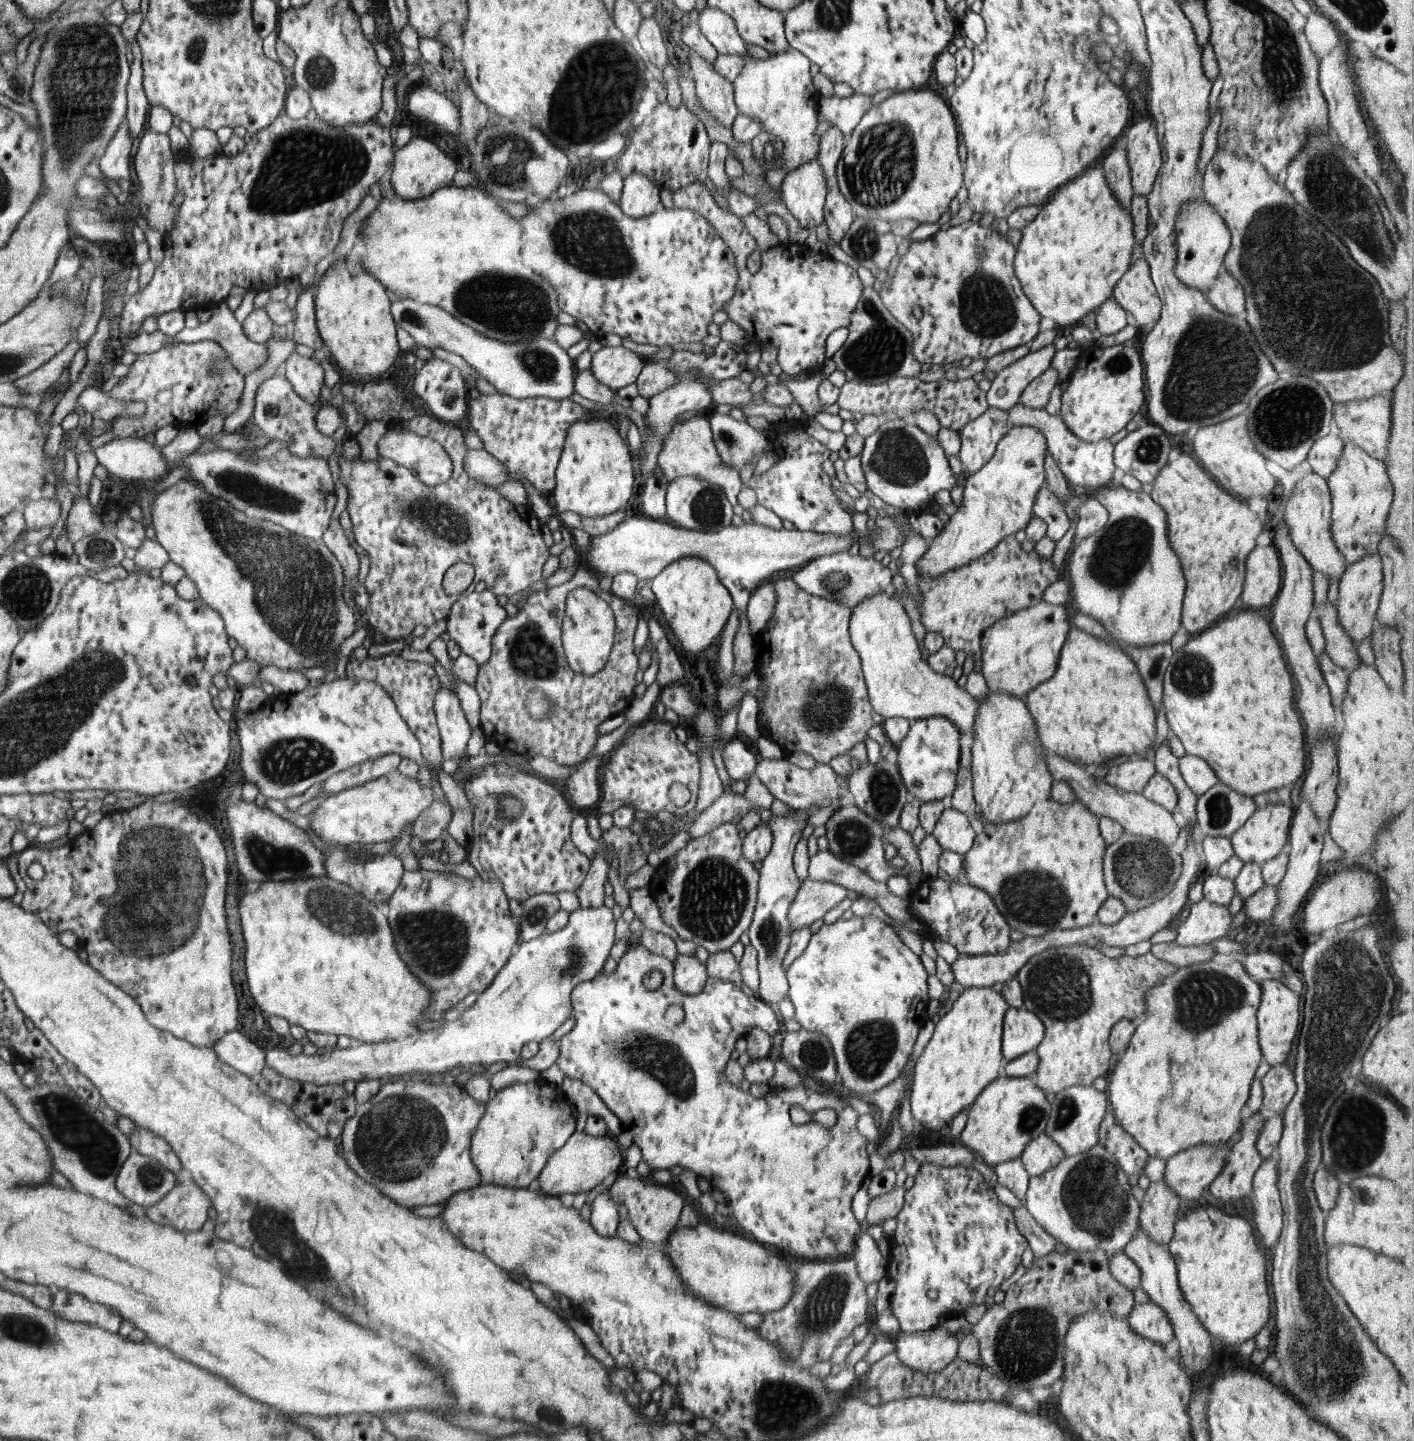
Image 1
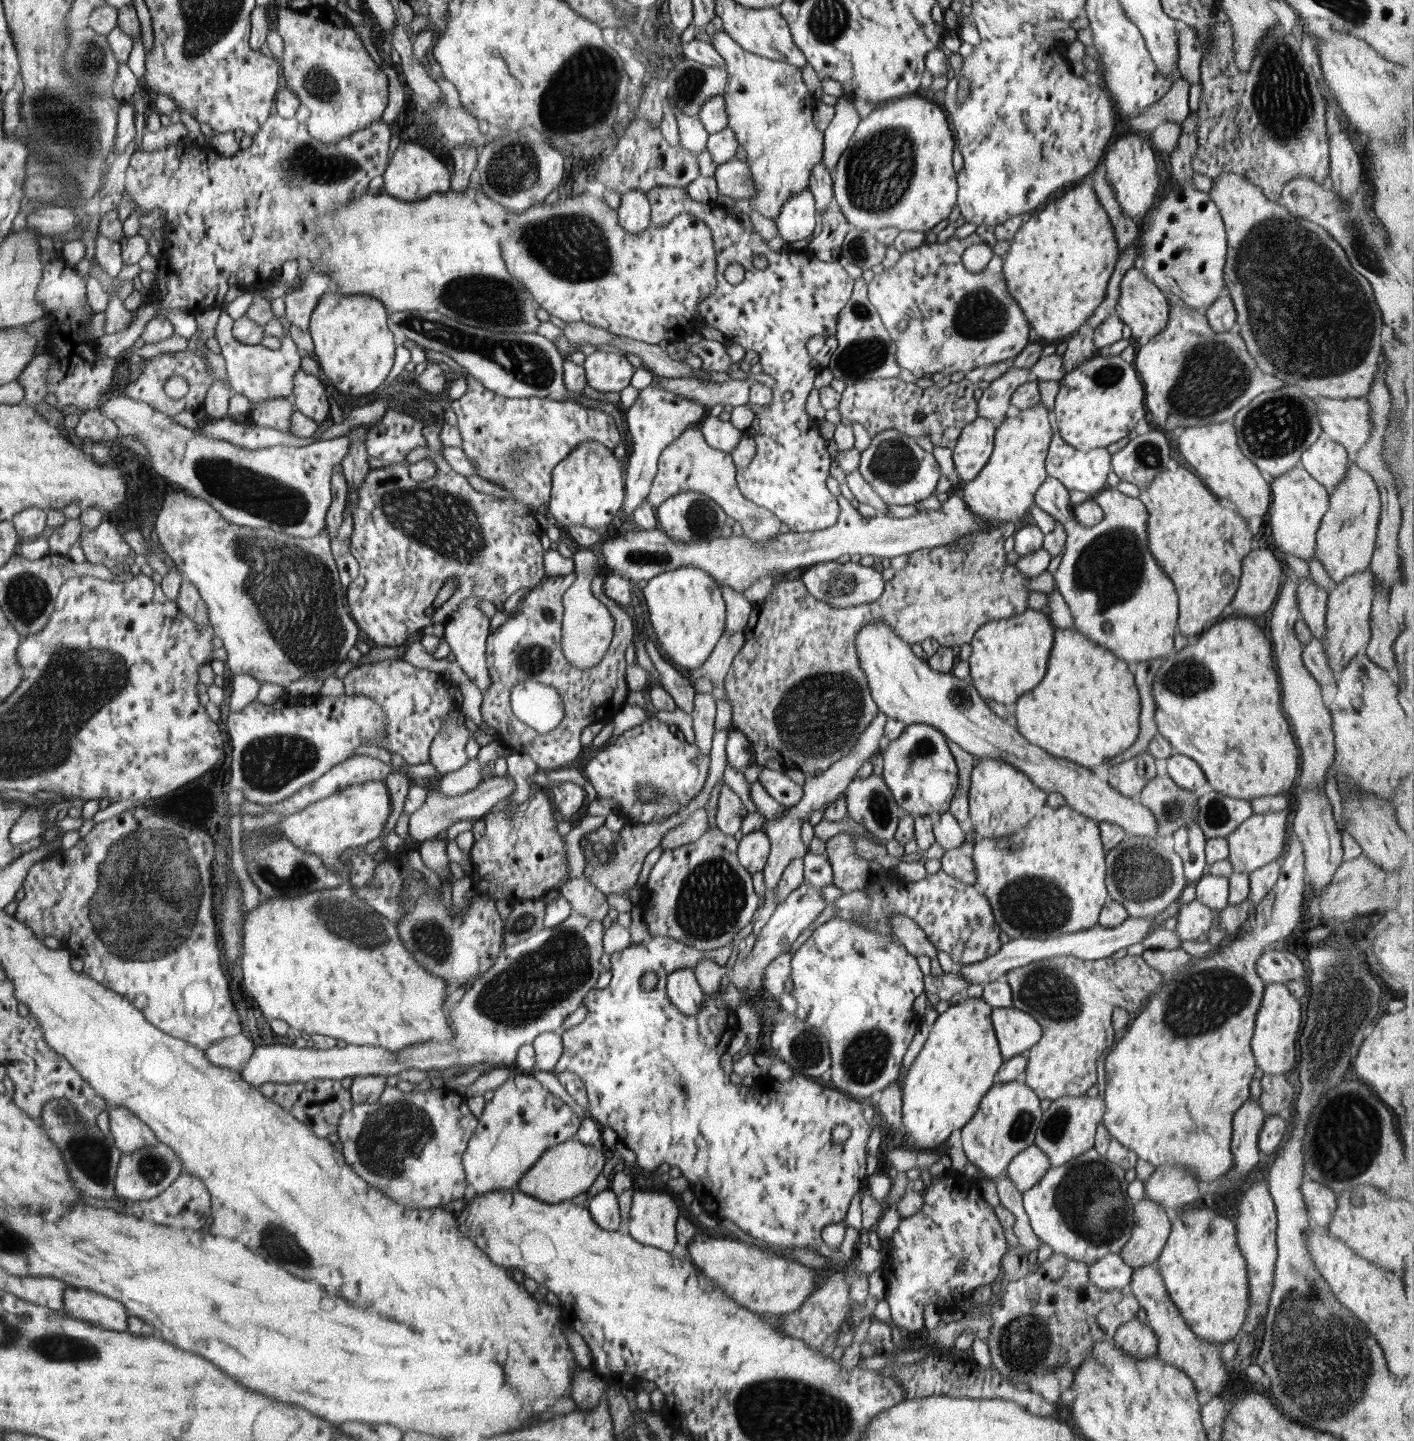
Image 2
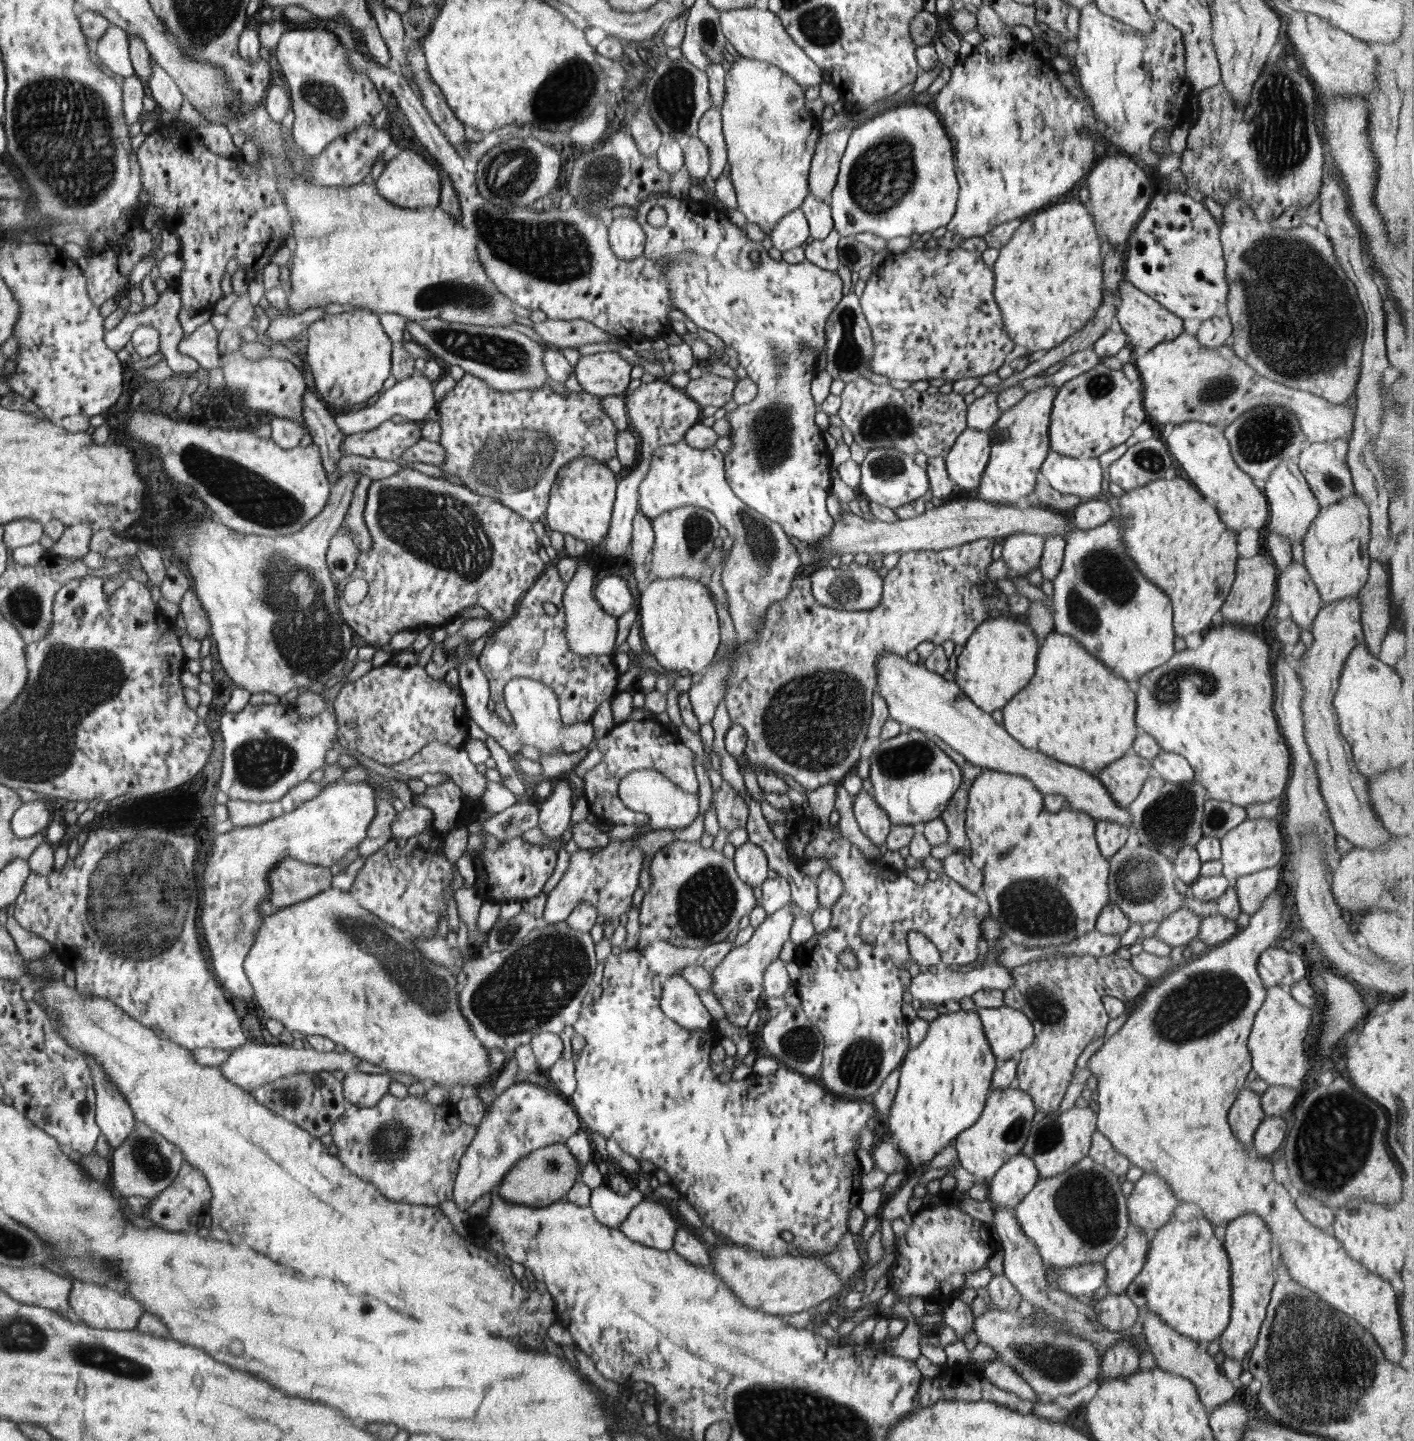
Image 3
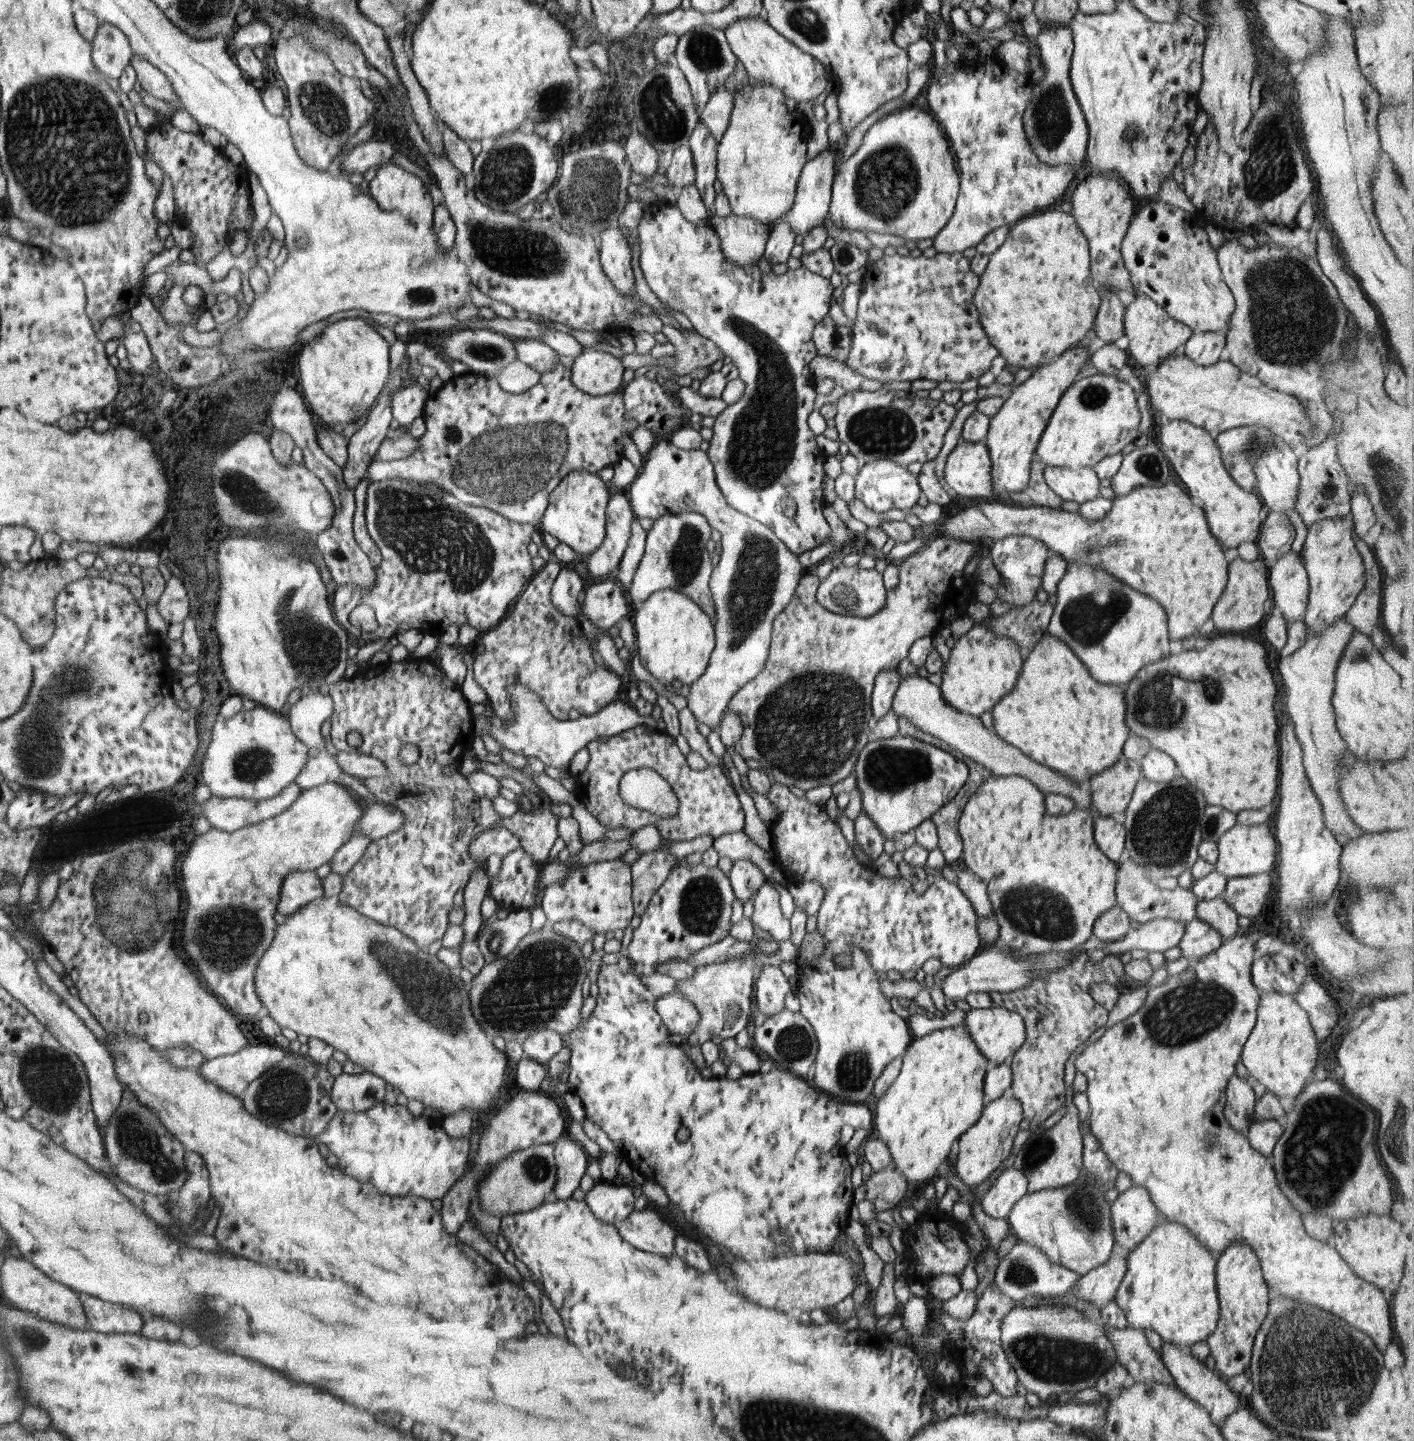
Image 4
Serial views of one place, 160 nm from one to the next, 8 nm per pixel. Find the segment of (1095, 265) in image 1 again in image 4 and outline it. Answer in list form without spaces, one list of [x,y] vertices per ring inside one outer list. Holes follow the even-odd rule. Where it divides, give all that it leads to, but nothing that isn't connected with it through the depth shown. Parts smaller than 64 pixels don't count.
[[[1057,206],[1024,217],[1012,225],[1004,244],[989,255],[973,301],[980,311],[990,344],[998,348],[1000,359],[1011,366],[1027,369],[1046,365],[1054,356],[1060,357],[1082,341],[1095,326],[1101,298],[1091,277],[1088,239],[1076,219]]]

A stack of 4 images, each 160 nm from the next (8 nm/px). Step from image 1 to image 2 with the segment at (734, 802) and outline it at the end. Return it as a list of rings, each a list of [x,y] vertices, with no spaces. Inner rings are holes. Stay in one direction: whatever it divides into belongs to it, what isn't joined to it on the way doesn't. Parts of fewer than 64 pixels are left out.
[[[702,807],[691,814],[680,826],[671,829],[670,833],[662,839],[660,847],[665,851],[692,843],[700,839],[708,830],[708,810]]]

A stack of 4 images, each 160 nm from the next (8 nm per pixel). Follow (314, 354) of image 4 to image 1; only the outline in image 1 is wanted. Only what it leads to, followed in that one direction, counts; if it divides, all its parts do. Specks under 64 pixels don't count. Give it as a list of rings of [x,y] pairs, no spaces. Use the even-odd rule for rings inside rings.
[[[341,258],[334,261],[319,278],[315,294],[315,317],[320,340],[324,346],[328,346],[331,361],[341,375],[342,381],[359,383],[365,380],[376,380],[384,376],[386,370],[390,370],[390,366],[400,354],[400,348],[396,342],[394,316],[390,314],[390,300],[384,290],[384,284],[372,276],[360,262],[350,262],[347,258]]]

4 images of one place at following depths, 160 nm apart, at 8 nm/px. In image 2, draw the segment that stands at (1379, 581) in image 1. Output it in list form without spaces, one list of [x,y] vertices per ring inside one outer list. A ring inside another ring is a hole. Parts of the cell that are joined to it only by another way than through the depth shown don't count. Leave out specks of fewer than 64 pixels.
[[[1370,568],[1342,579],[1327,598],[1327,615],[1325,620],[1325,653],[1329,658],[1329,667],[1334,671],[1335,679],[1346,665],[1366,648],[1371,639],[1370,620],[1373,596],[1375,595],[1375,576]]]

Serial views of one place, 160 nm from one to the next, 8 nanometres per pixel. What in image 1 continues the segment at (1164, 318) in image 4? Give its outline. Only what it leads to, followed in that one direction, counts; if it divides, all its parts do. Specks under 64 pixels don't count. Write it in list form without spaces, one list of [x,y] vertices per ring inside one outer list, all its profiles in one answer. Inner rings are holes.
[[[1136,259],[1114,287],[1112,298],[1136,319],[1142,333],[1151,330],[1161,315],[1161,300],[1147,260]]]

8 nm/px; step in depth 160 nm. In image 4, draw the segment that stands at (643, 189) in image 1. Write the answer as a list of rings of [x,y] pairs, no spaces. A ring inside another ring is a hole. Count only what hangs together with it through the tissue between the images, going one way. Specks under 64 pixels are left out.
[[[608,227],[599,235],[600,262],[604,272],[621,295],[634,293],[634,273],[632,273],[632,248],[622,230]]]

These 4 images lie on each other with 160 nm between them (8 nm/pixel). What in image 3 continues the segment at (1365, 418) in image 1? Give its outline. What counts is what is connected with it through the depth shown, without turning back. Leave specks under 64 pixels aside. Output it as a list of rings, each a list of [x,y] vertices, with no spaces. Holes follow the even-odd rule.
[[[1184,331],[1176,340],[1158,344],[1152,350],[1139,351],[1136,360],[1136,369],[1140,373],[1142,380],[1143,408],[1145,413],[1156,419],[1160,424],[1172,423],[1180,425],[1191,421],[1196,421],[1216,428],[1225,429],[1238,416],[1242,416],[1248,410],[1254,410],[1258,406],[1278,406],[1284,407],[1288,412],[1293,412],[1294,416],[1301,422],[1301,429],[1310,443],[1336,440],[1348,440],[1352,437],[1354,430],[1354,410],[1344,404],[1330,404],[1328,400],[1317,394],[1293,389],[1284,384],[1276,384],[1264,376],[1258,375],[1244,360],[1240,360],[1230,346],[1222,345],[1216,350],[1202,348],[1196,340],[1195,334]]]

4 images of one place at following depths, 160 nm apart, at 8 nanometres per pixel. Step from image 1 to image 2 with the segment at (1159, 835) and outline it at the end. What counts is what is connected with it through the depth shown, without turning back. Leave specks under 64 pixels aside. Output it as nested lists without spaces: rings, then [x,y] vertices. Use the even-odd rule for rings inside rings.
[[[872,622],[866,624],[855,638],[856,650],[860,659],[861,671],[867,676],[871,697],[874,699],[879,712],[886,716],[903,722],[906,726],[911,724],[929,724],[937,728],[948,741],[958,744],[974,758],[982,757],[1000,759],[1010,763],[1030,777],[1030,780],[1045,793],[1057,792],[1064,795],[1069,807],[1076,812],[1094,819],[1096,822],[1108,822],[1119,826],[1126,832],[1138,836],[1157,836],[1158,822],[1153,812],[1140,801],[1120,794],[1110,786],[1106,780],[1101,780],[1092,769],[1073,763],[1068,759],[1061,759],[1046,752],[1038,745],[1032,744],[1018,732],[1012,721],[998,717],[987,705],[987,701],[979,695],[976,687],[968,679],[958,679],[951,673],[939,673],[929,667],[927,659],[914,655],[911,646],[894,632],[892,626],[886,622]]]

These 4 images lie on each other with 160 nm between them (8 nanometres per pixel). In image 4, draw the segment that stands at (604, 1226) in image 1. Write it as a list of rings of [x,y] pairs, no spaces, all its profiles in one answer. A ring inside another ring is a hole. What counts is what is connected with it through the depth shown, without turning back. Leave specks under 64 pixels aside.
[[[607,1181],[598,1182],[586,1193],[585,1199],[596,1218],[619,1225],[634,1211],[636,1198],[630,1187]]]

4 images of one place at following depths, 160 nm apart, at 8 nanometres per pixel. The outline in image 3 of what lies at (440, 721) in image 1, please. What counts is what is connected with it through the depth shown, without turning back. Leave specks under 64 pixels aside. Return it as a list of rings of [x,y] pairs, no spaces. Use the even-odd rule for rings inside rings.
[[[440,741],[427,744],[418,754],[398,766],[402,766],[402,772],[406,772],[408,777],[443,772],[454,780],[465,797],[480,799],[488,784],[488,778],[476,769],[464,747],[453,747]]]

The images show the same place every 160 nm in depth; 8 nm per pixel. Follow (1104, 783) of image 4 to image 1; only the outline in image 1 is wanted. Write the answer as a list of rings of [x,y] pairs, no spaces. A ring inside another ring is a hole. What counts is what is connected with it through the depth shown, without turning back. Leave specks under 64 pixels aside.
[[[1152,756],[1135,758],[1109,768],[1104,780],[1126,792],[1142,793],[1146,783],[1156,772]]]

